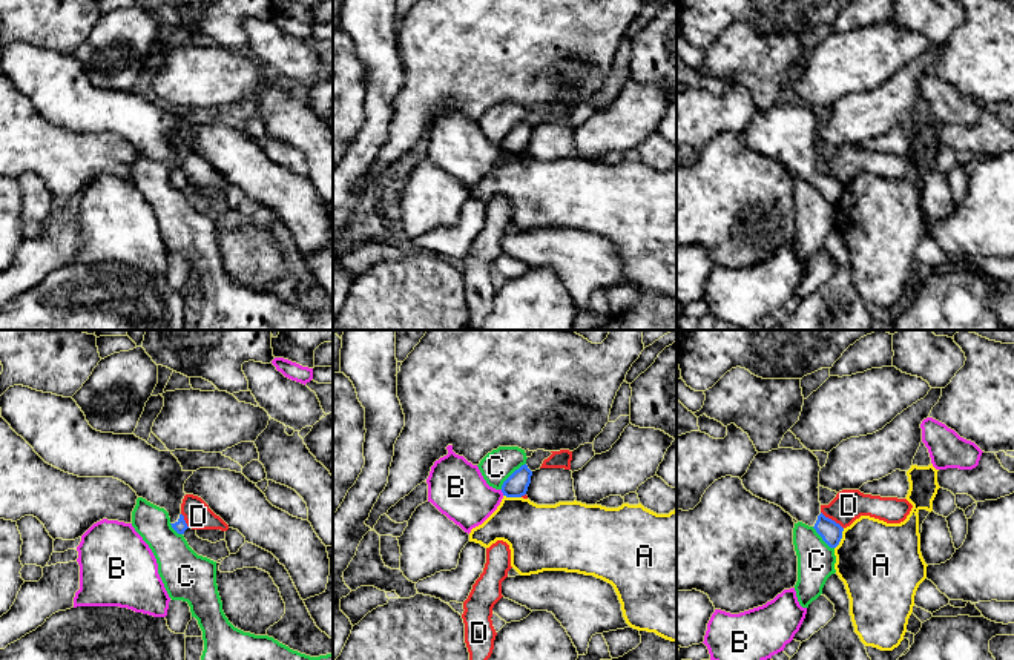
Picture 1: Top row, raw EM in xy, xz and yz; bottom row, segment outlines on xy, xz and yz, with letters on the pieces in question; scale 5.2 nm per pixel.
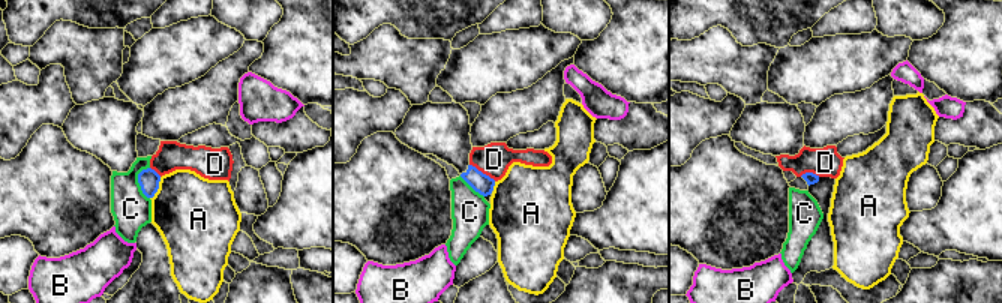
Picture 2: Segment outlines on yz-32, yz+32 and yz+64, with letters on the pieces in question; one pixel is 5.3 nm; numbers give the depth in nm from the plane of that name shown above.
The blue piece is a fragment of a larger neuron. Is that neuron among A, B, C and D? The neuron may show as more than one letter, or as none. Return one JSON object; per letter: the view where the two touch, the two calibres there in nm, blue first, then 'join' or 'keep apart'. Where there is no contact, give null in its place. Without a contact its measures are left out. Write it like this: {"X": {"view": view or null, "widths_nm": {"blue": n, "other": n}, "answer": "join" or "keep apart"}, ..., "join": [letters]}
{"A": {"view": "yz", "widths_nm": {"blue": 120, "other": 440}, "answer": "keep apart"}, "B": {"view": "xz", "widths_nm": {"blue": 120, "other": 300}, "answer": "keep apart"}, "C": {"view": "xz", "widths_nm": {"blue": 120, "other": 170}, "answer": "keep apart"}, "D": {"view": "yz", "widths_nm": {"blue": 120, "other": 160}, "answer": "keep apart"}, "join": []}

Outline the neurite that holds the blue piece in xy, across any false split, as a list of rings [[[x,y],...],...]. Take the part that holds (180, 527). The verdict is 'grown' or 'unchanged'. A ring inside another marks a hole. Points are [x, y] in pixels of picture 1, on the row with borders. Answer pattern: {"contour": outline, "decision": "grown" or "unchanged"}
{"contour": [[[23,385],[9,387],[0,396],[2,417],[49,465],[78,477],[114,477],[129,485],[138,497],[164,508],[178,534],[189,528],[181,514],[184,483],[193,471],[184,471],[172,451],[160,451],[135,434],[94,430],[72,398],[43,393]]], "decision": "grown"}

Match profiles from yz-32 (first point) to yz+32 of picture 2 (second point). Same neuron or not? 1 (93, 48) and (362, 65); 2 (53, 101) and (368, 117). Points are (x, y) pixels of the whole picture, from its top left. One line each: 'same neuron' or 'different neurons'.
1: same neuron
2: same neuron

